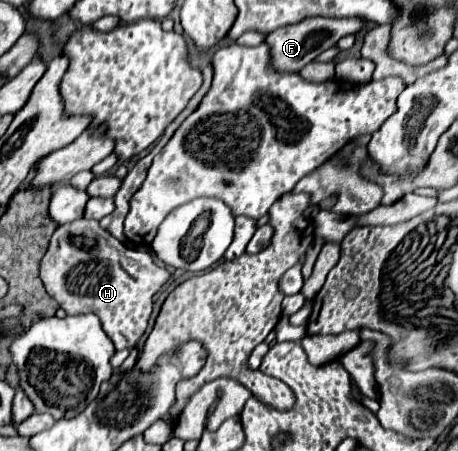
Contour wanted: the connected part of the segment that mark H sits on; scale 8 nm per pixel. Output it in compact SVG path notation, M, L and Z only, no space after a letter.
M87 221L79 223L65 223L59 225L51 237L49 249L41 261L41 281L47 289L47 293L59 303L61 309L65 309L67 315L79 315L79 313L95 313L101 319L101 325L105 333L115 343L115 349L133 349L141 335L145 333L151 309L153 309L153 295L161 289L161 285L169 279L167 269L159 267L153 261L153 255L139 249L129 249L115 237L111 237L101 227L89 225Z

